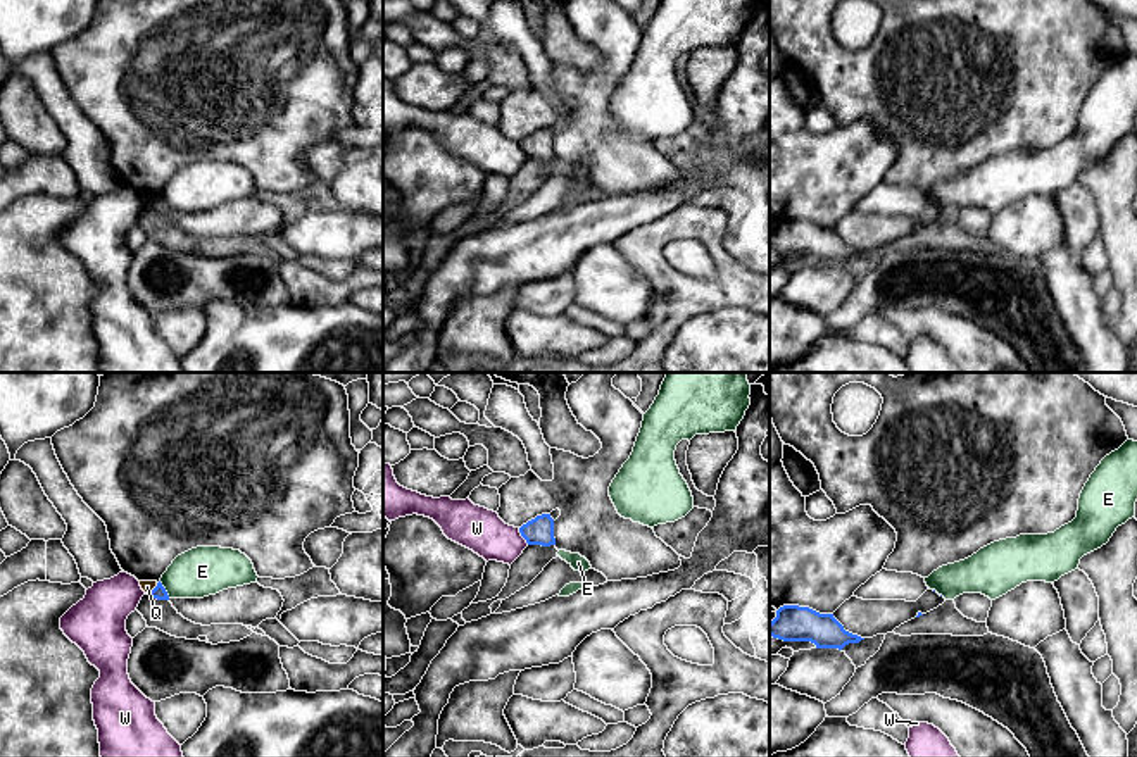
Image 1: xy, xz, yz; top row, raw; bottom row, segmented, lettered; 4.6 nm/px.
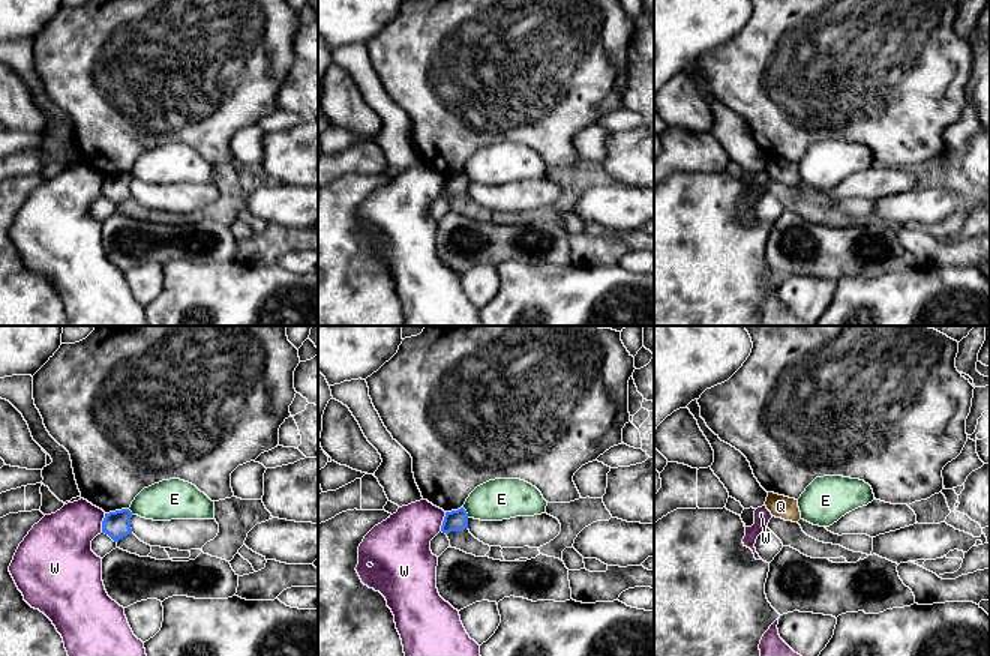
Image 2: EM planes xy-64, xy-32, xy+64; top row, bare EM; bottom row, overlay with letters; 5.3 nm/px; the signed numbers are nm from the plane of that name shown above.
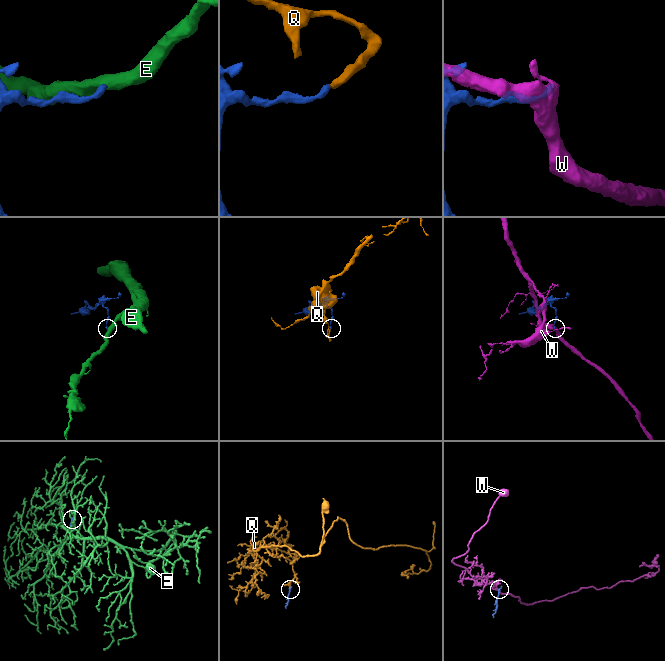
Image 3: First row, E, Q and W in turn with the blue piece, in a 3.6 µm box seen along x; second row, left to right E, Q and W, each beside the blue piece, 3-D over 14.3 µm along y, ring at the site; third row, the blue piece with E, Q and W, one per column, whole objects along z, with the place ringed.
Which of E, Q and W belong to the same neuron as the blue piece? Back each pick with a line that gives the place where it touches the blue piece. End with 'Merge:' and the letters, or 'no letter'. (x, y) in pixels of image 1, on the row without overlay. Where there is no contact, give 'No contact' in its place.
Merge: no letter

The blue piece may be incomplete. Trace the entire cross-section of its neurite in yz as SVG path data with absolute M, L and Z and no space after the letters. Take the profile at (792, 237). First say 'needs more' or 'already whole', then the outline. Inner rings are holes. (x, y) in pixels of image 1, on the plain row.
already whole; M783 219L770 236L770 250L783 255L811 255L816 262L839 262L859 257L861 250L844 243L833 228L820 228L809 221Z

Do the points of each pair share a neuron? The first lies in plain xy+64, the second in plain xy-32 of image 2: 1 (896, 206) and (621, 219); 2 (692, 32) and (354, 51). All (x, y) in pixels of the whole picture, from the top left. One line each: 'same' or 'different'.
1: same
2: different

